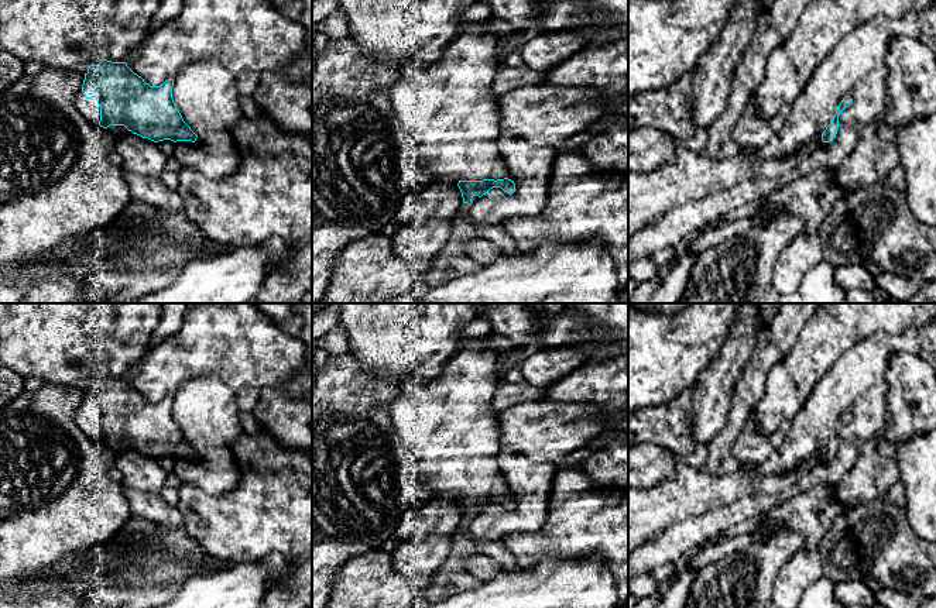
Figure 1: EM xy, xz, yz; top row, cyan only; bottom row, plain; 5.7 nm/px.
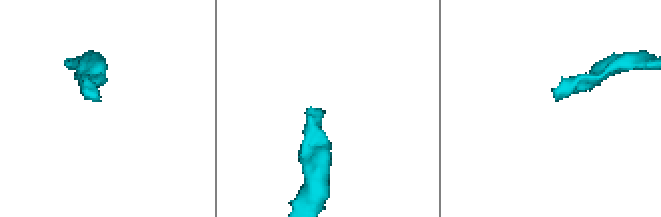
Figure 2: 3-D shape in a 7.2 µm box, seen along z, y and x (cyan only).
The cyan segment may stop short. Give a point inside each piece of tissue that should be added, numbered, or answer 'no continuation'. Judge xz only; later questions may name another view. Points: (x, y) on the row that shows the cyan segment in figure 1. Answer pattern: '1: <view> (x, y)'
1: xz (448, 109)

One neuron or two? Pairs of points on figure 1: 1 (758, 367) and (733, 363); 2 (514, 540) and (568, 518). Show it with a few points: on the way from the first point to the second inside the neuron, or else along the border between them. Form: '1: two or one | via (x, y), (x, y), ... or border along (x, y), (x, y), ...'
1: two | border along (758, 333), (750, 360), (737, 381), (733, 395)
2: one | via (527, 540), (545, 540), (555, 531)

